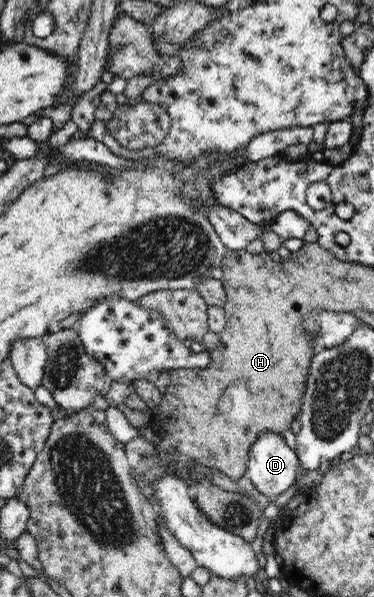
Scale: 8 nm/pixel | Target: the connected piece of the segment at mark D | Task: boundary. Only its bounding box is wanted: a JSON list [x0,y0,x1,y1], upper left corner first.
[245,433,299,500]

